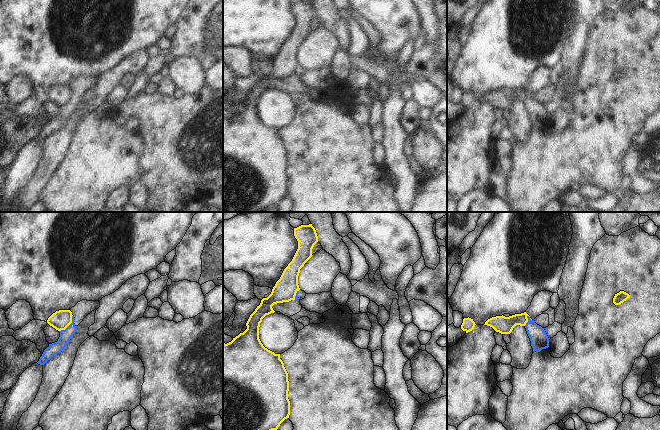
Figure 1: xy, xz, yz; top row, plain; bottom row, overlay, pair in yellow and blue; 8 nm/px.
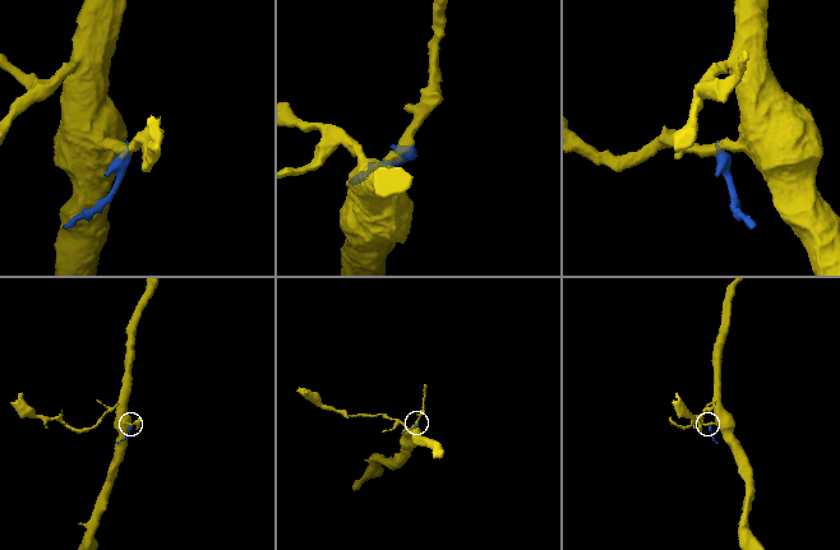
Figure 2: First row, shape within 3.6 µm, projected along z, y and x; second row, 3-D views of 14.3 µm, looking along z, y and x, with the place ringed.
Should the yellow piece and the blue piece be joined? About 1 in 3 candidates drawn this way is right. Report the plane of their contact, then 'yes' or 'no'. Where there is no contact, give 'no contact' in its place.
xy | no

